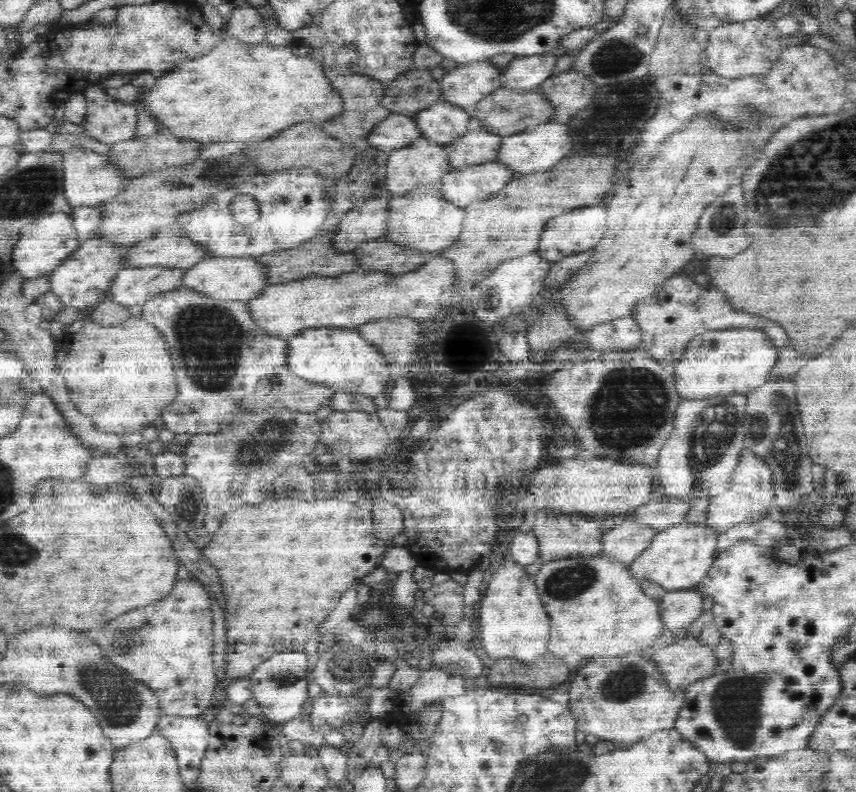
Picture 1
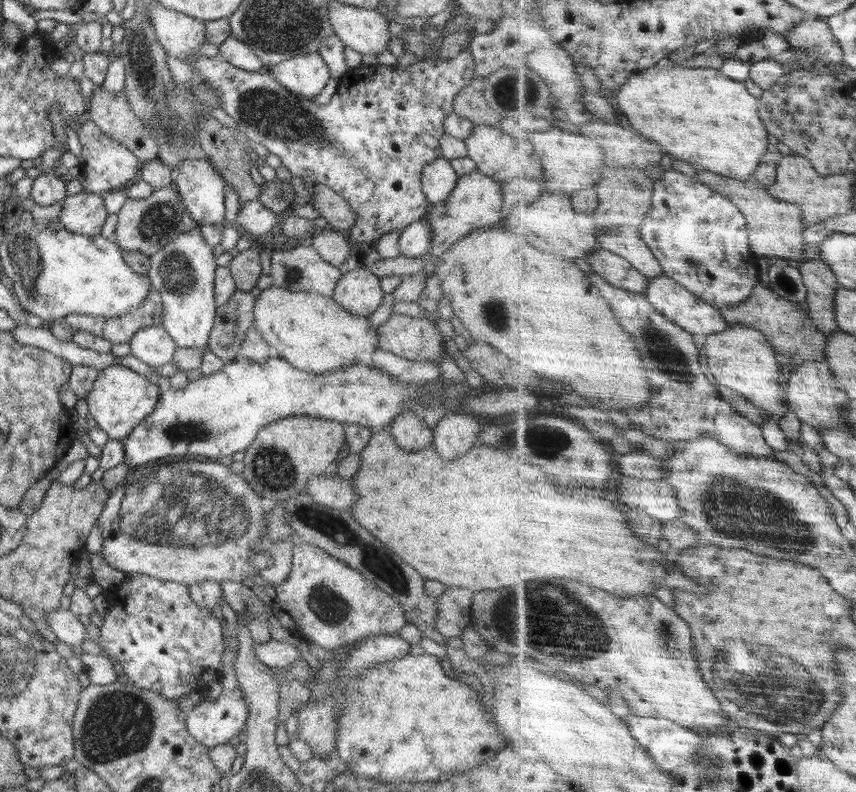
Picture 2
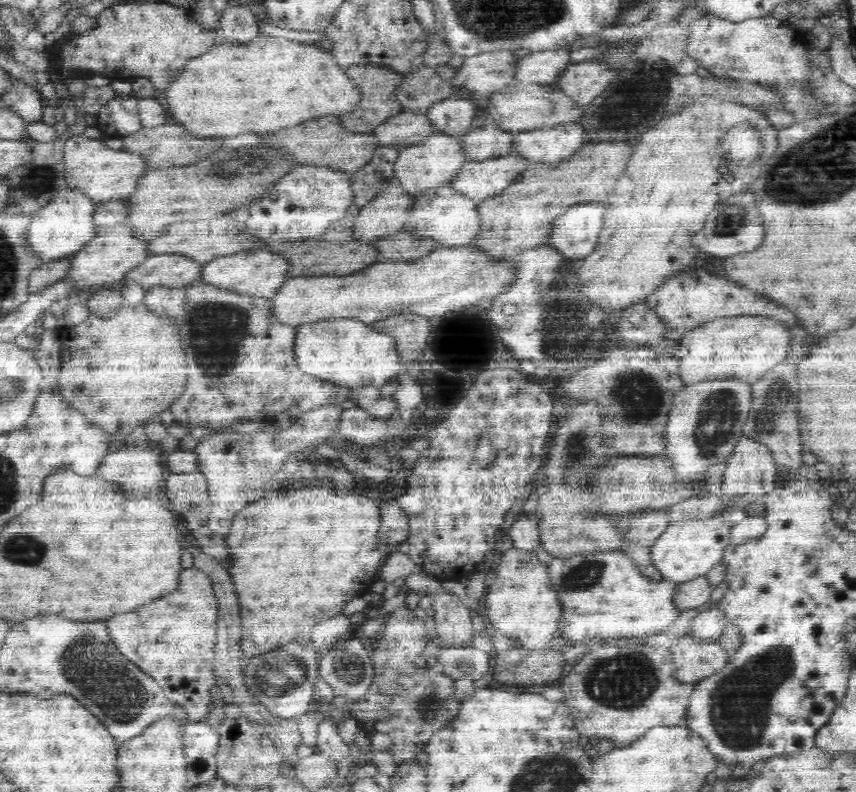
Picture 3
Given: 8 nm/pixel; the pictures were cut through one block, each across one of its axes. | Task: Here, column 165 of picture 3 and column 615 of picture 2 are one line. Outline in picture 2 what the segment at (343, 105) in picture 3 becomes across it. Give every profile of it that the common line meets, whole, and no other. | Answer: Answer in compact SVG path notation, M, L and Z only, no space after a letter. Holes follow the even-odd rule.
M668 66L666 68L650 68L644 71L640 71L638 74L634 74L624 86L614 90L614 102L617 104L617 108L622 108L620 110L621 114L624 114L625 120L630 120L627 122L629 126L634 124L634 128L638 128L644 136L652 138L652 140L660 140L660 144L670 152L674 154L676 158L680 160L688 160L688 162L694 162L694 164L700 164L712 172L718 172L718 174L724 174L724 176L732 176L732 178L750 178L762 164L762 158L770 152L770 150L775 151L774 147L770 148L770 131L762 118L761 114L761 98L753 96L748 92L746 84L744 81L737 81L729 76L726 76L721 69L718 68L686 68L681 66Z

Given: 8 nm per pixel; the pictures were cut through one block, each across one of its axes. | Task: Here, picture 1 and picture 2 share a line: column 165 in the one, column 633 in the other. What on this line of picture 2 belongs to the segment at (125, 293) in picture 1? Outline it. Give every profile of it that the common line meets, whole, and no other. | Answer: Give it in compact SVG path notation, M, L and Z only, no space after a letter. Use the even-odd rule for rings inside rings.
M600 246L586 260L592 270L600 273L608 282L632 292L647 294L651 277L642 274L641 270L621 254Z

